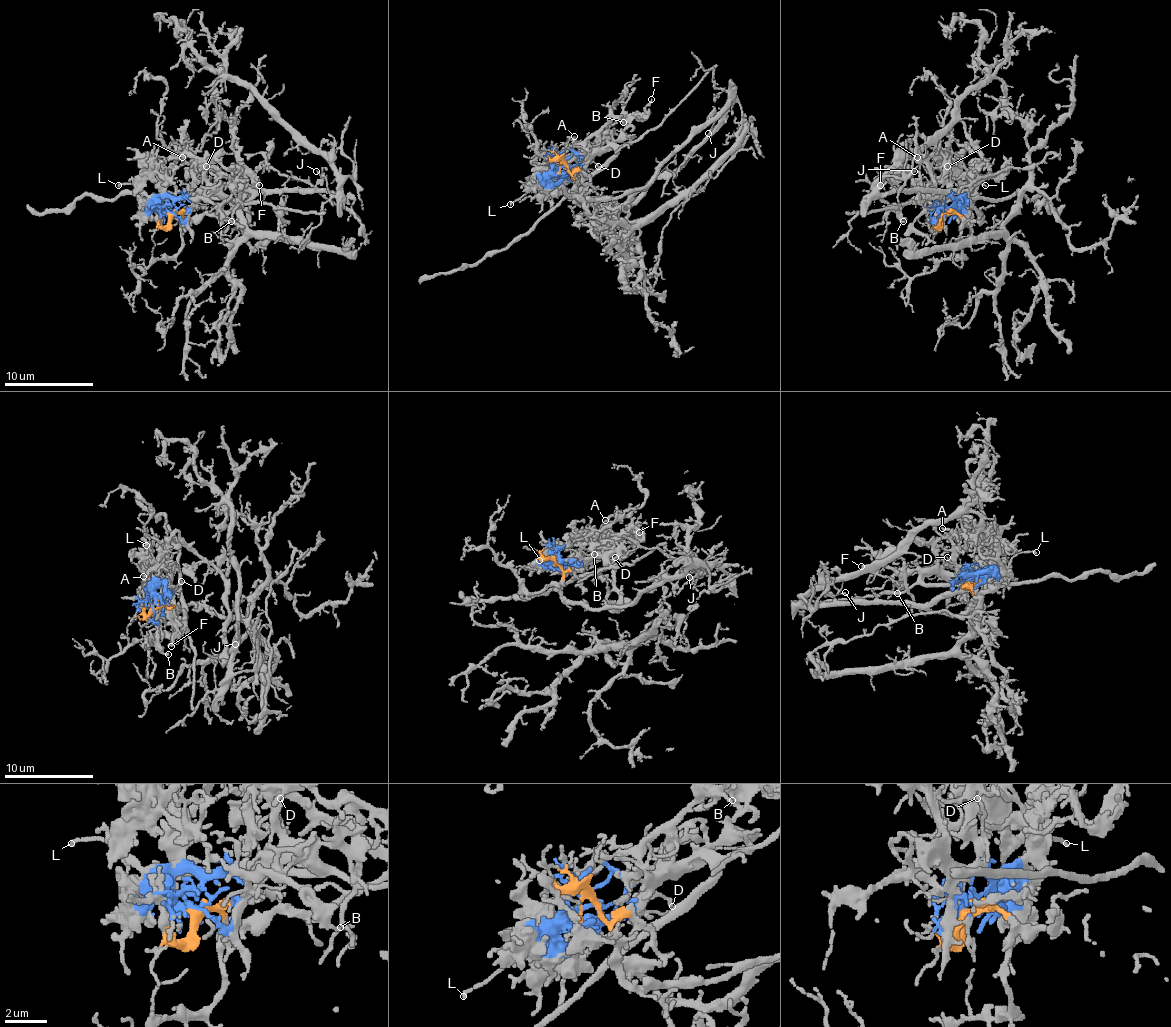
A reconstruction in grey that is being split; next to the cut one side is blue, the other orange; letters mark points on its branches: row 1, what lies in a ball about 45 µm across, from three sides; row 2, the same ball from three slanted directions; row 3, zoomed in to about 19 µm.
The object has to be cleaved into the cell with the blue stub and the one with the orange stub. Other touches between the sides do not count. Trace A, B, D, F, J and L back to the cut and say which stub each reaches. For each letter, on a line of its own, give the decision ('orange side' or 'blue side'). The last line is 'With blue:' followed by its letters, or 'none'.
A: blue side
B: blue side
D: blue side
F: blue side
J: orange side
L: blue side
With blue: A, B, D, F, L

